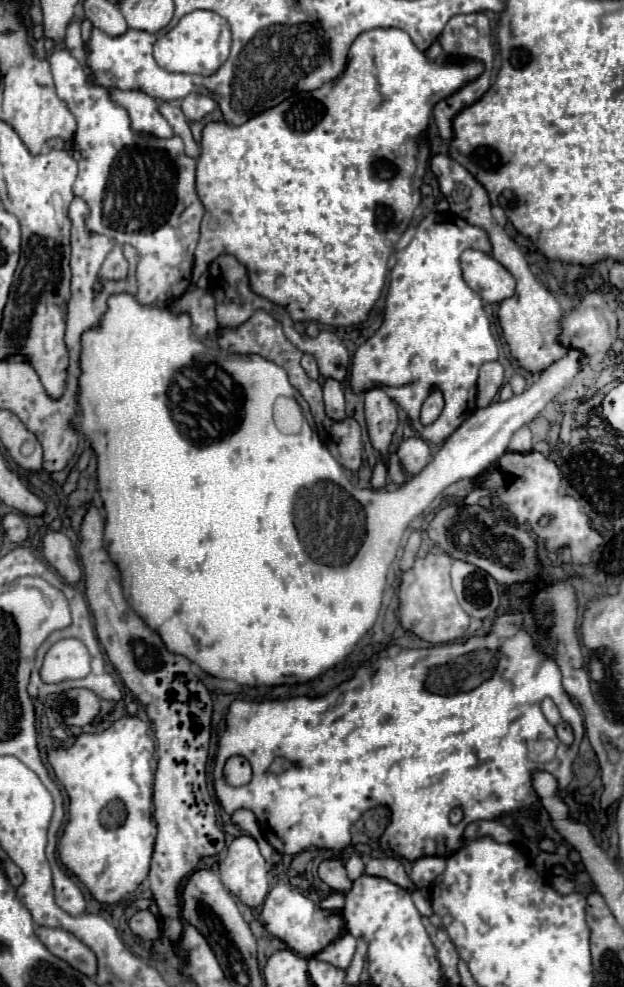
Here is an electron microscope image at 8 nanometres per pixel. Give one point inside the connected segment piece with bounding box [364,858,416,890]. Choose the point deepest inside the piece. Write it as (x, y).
(391, 868)

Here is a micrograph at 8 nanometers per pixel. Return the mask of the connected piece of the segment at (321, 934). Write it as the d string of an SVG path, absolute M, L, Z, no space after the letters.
M278 880L274 884L274 888L268 892L258 922L270 932L270 936L286 942L286 946L292 952L296 952L304 958L322 952L344 930L344 916L340 910L324 910L324 908L316 906L316 902L312 898L302 894L288 880Z

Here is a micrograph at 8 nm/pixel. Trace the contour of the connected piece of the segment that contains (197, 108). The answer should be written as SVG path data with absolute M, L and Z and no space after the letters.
M190 94L182 100L182 112L188 122L202 120L214 108L216 108L216 102L210 96L202 96L202 94Z

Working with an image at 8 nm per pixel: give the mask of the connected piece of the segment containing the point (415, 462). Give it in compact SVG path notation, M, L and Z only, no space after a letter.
M404 438L396 454L410 476L418 474L430 460L430 448L422 438Z

